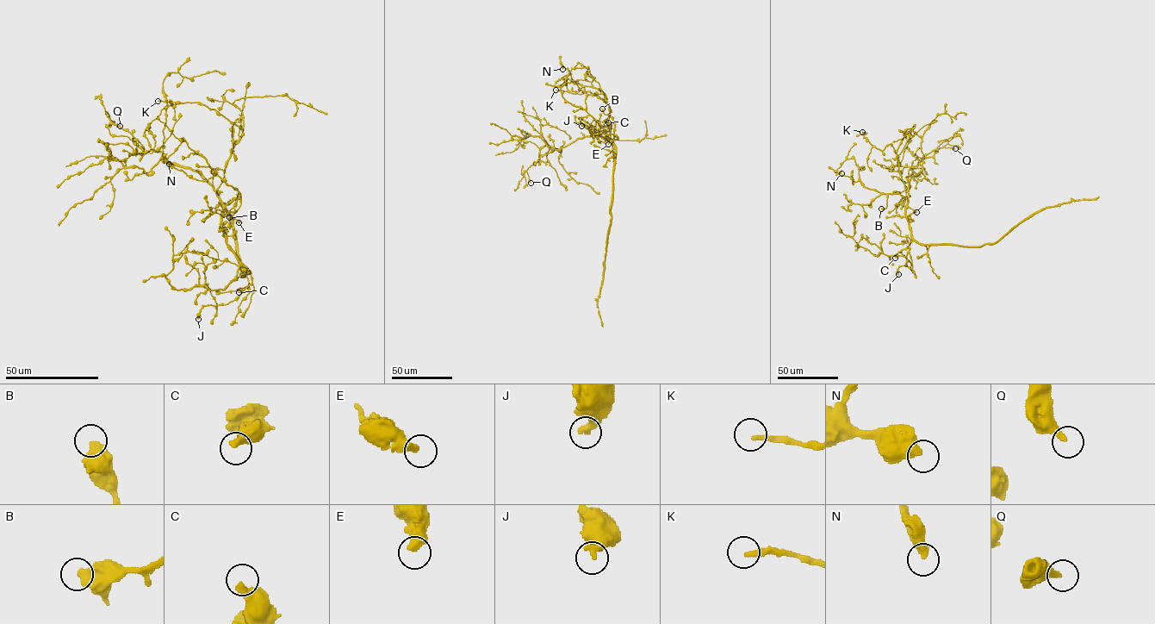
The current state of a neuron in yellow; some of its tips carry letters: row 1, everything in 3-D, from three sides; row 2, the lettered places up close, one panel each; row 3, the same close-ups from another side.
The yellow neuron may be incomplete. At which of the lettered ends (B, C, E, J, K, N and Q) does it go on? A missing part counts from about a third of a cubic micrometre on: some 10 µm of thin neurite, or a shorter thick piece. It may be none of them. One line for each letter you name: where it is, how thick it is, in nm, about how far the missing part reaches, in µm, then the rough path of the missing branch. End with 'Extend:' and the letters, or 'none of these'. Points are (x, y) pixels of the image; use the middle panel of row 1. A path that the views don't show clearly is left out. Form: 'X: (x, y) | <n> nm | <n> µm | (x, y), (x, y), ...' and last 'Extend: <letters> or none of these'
J: (581, 126) | 320 nm | 20 µm
K: (555, 90) | 240 nm | 15 µm
Q: (530, 183) | 280 nm | 9 µm
Extend: J, K, Q

